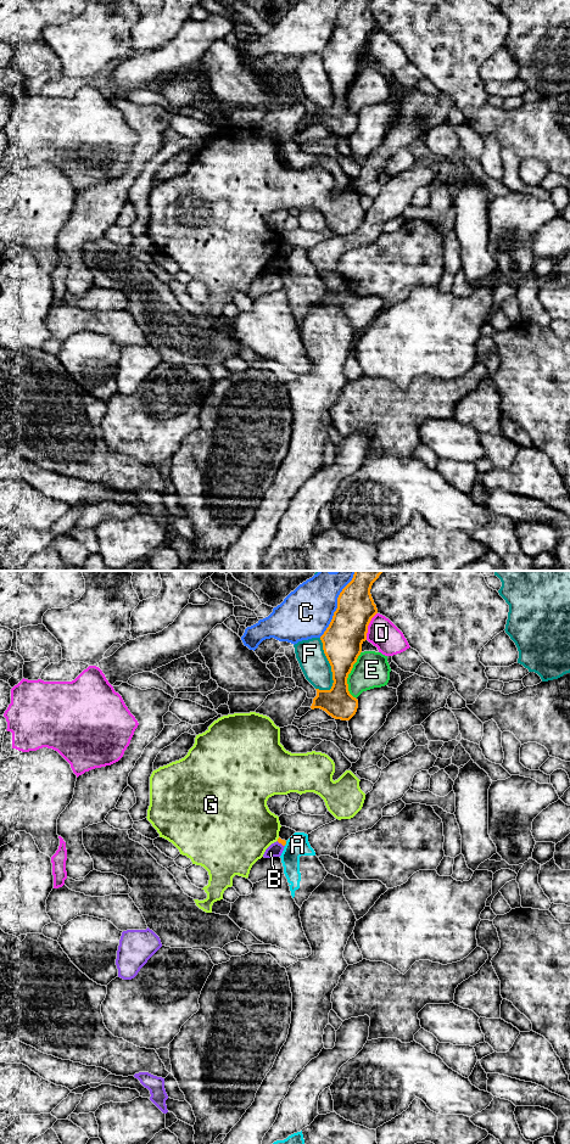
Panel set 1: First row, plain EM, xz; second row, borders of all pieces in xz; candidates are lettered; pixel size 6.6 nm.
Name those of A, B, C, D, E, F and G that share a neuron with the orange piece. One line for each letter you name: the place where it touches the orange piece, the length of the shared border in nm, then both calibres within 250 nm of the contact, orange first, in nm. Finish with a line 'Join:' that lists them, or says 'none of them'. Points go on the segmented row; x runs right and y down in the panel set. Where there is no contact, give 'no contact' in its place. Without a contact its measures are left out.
Join: none of them

